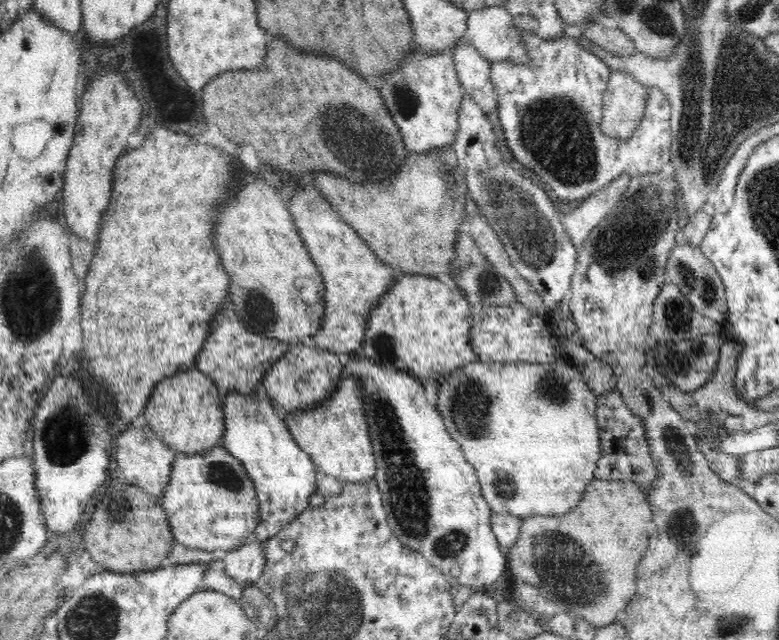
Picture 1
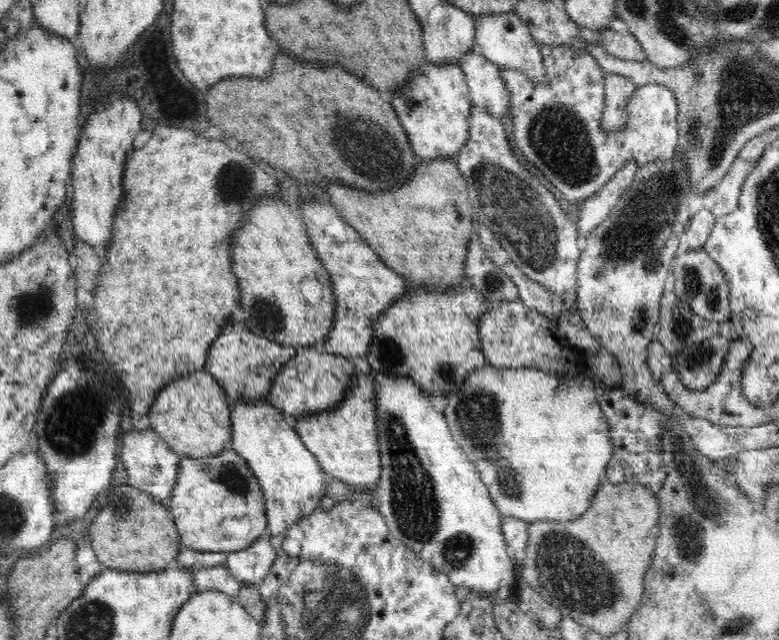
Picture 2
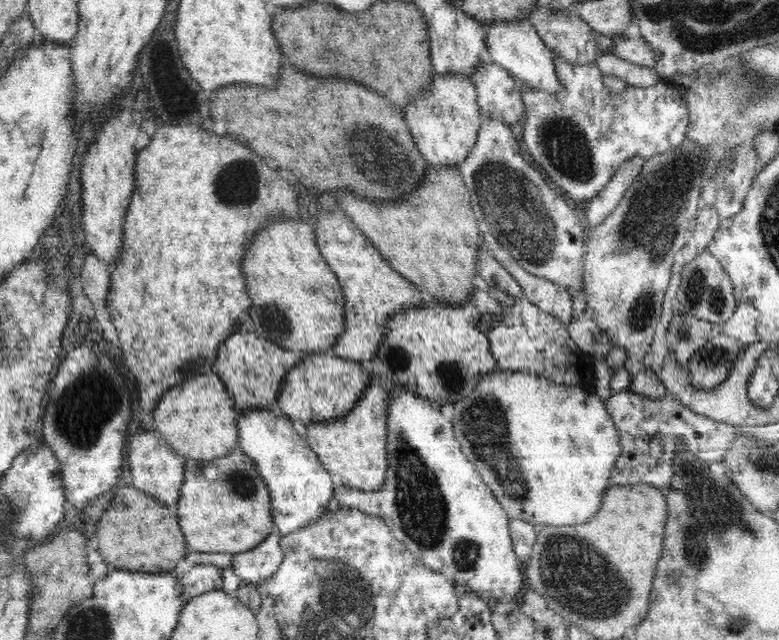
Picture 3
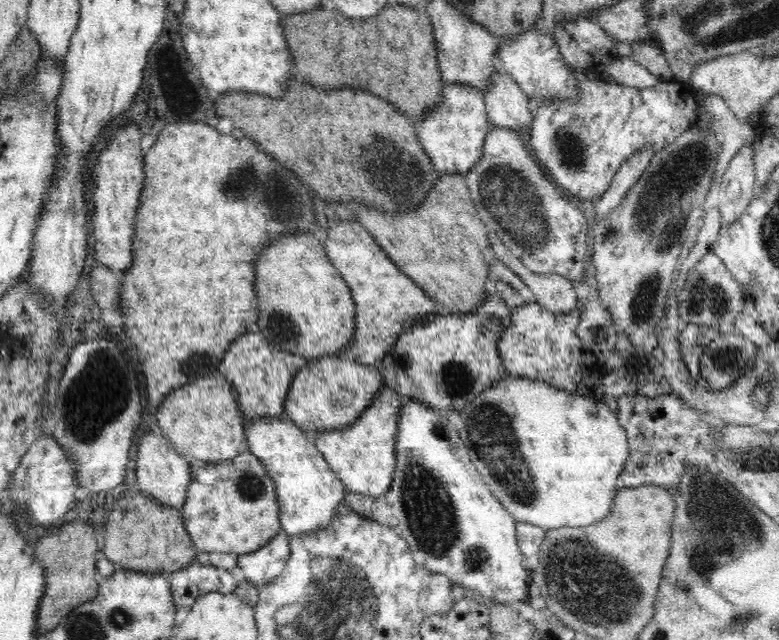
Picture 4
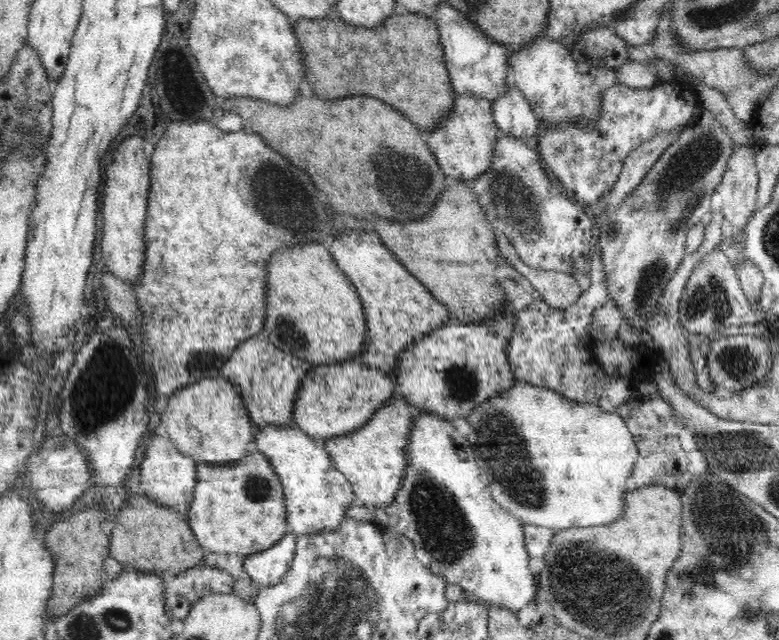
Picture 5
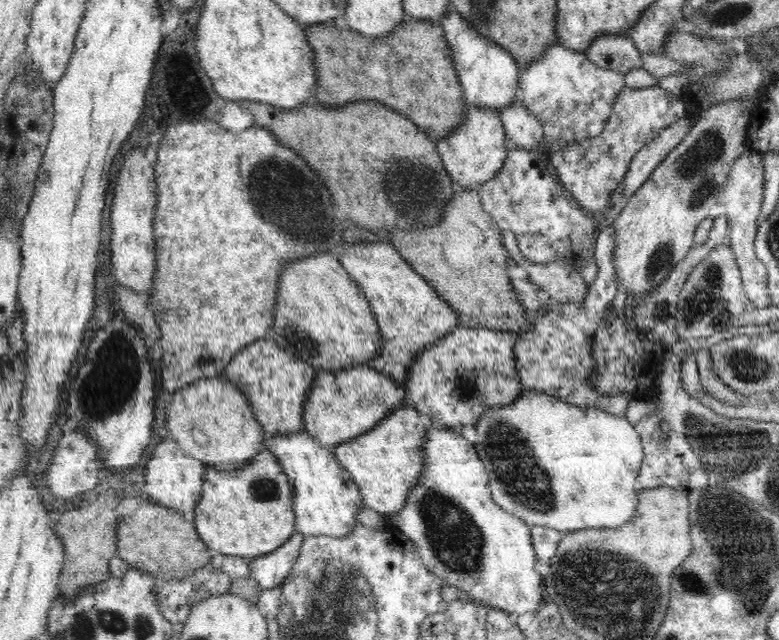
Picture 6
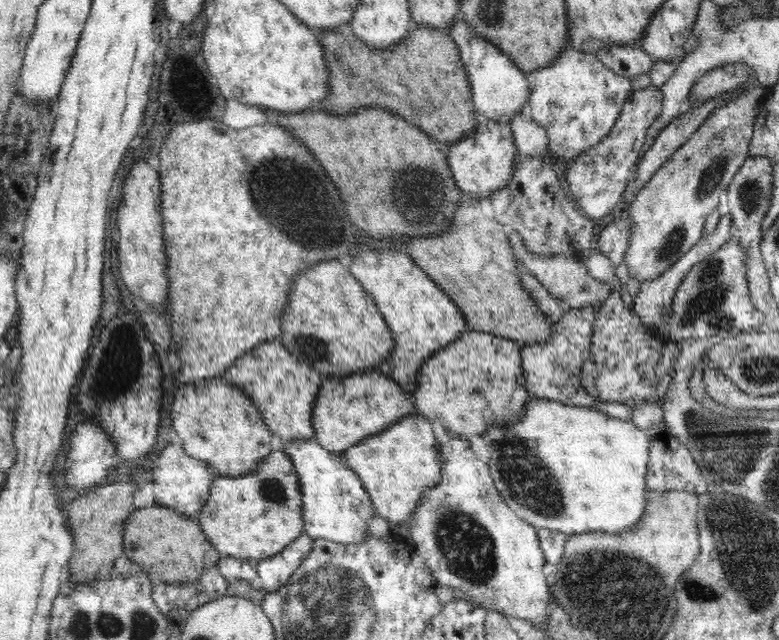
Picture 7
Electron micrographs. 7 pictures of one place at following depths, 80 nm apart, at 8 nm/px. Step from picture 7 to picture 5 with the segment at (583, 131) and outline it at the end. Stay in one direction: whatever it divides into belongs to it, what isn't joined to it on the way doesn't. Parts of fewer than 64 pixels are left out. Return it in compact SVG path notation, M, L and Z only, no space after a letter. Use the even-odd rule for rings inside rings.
M538 35L529 45L517 51L507 51L506 53L512 81L522 91L532 107L532 112L540 119L540 122L564 126L574 121L582 121L584 125L592 125L592 127L597 123L603 92L618 83L617 73L614 69L600 68L585 62L574 61L568 48L544 35Z

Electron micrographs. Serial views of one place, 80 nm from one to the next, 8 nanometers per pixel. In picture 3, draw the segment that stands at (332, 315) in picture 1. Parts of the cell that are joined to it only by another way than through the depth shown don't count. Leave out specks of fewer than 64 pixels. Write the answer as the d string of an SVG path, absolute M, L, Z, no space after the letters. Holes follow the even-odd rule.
M343 211L320 214L318 222L310 222L315 231L318 249L328 262L332 273L340 281L344 300L344 330L338 335L328 353L348 360L370 363L375 357L383 336L387 331L388 319L398 310L424 306L428 298L406 278L396 273L380 255L368 237L345 215Z

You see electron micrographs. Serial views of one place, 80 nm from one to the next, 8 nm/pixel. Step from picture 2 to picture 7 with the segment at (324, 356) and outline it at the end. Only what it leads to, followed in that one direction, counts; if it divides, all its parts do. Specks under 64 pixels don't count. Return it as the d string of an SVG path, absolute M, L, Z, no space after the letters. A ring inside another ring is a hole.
M379 371L356 372L344 378L325 378L311 412L315 439L326 450L341 456L343 450L354 446L367 436L379 433L398 419L418 414L413 397L402 390L394 379Z

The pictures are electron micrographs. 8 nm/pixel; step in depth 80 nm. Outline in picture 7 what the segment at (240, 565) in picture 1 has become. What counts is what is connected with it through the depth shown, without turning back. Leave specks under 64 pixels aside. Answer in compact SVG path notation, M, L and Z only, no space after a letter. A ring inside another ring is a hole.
M303 532L278 554L257 561L255 569L259 585L267 591L275 591L284 586L312 550L312 541L313 538Z

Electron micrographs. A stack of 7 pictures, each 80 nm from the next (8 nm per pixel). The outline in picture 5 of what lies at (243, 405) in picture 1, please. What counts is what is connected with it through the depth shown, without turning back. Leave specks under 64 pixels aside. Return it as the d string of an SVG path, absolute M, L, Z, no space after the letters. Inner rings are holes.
M266 425L255 428L253 448L270 462L280 479L289 532L296 535L332 532L348 518L346 509L355 494L352 485L332 462L328 451L298 426Z

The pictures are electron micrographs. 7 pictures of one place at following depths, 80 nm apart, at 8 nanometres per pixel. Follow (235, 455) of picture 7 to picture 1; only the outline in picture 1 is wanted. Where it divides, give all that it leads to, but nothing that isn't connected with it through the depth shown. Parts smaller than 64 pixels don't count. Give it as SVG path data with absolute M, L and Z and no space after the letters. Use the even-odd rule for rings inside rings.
M197 368L183 370L156 384L143 415L151 429L175 452L193 455L223 440L225 416L216 384Z

